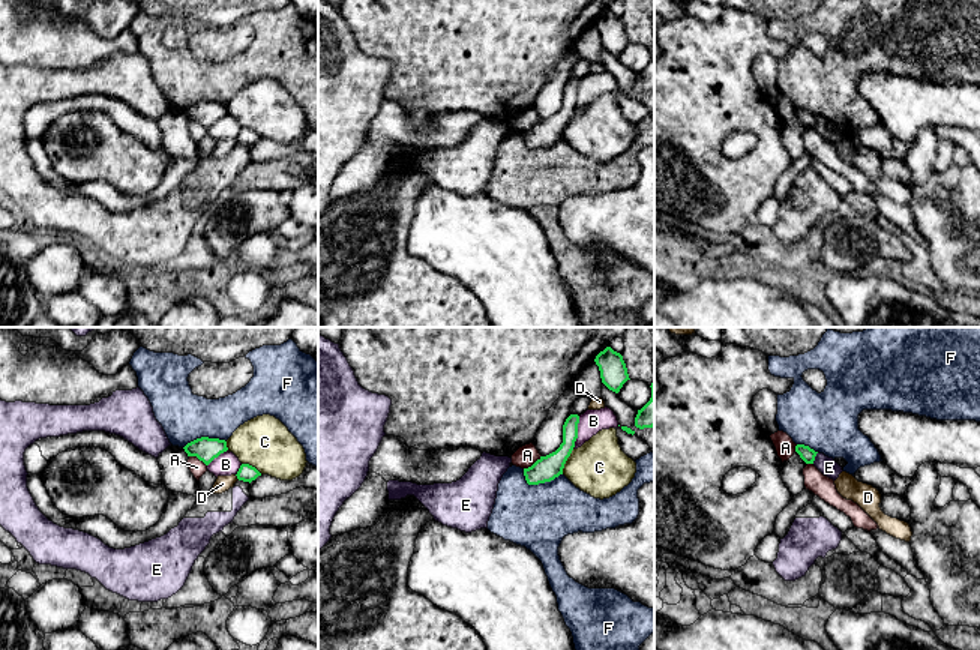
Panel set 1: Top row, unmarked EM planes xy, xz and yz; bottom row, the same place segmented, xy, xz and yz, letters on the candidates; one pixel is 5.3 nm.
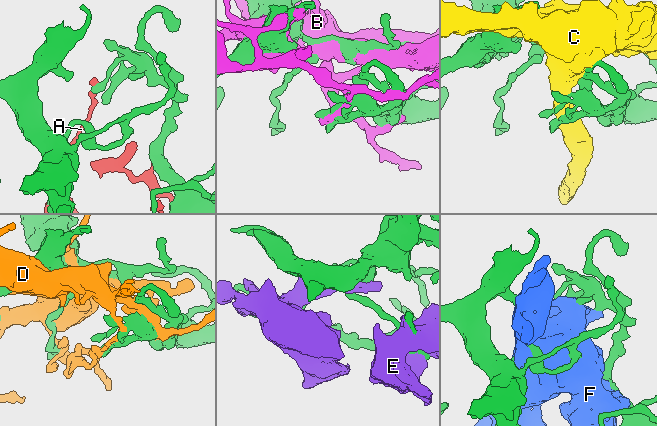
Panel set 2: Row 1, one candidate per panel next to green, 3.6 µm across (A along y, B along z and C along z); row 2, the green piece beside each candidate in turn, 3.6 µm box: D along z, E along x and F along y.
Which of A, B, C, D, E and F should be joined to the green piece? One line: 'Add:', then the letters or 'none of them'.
Add: none of them

